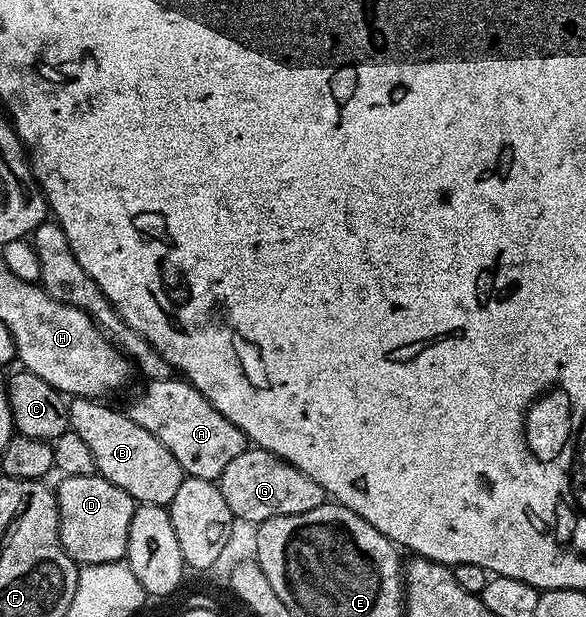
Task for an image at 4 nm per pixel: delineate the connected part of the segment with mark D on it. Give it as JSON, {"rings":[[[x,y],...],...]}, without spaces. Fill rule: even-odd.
{"rings":[[[98,473],[86,477],[65,475],[59,481],[54,490],[60,503],[60,543],[64,552],[77,565],[121,562],[128,554],[130,523],[138,506],[136,500]]]}

